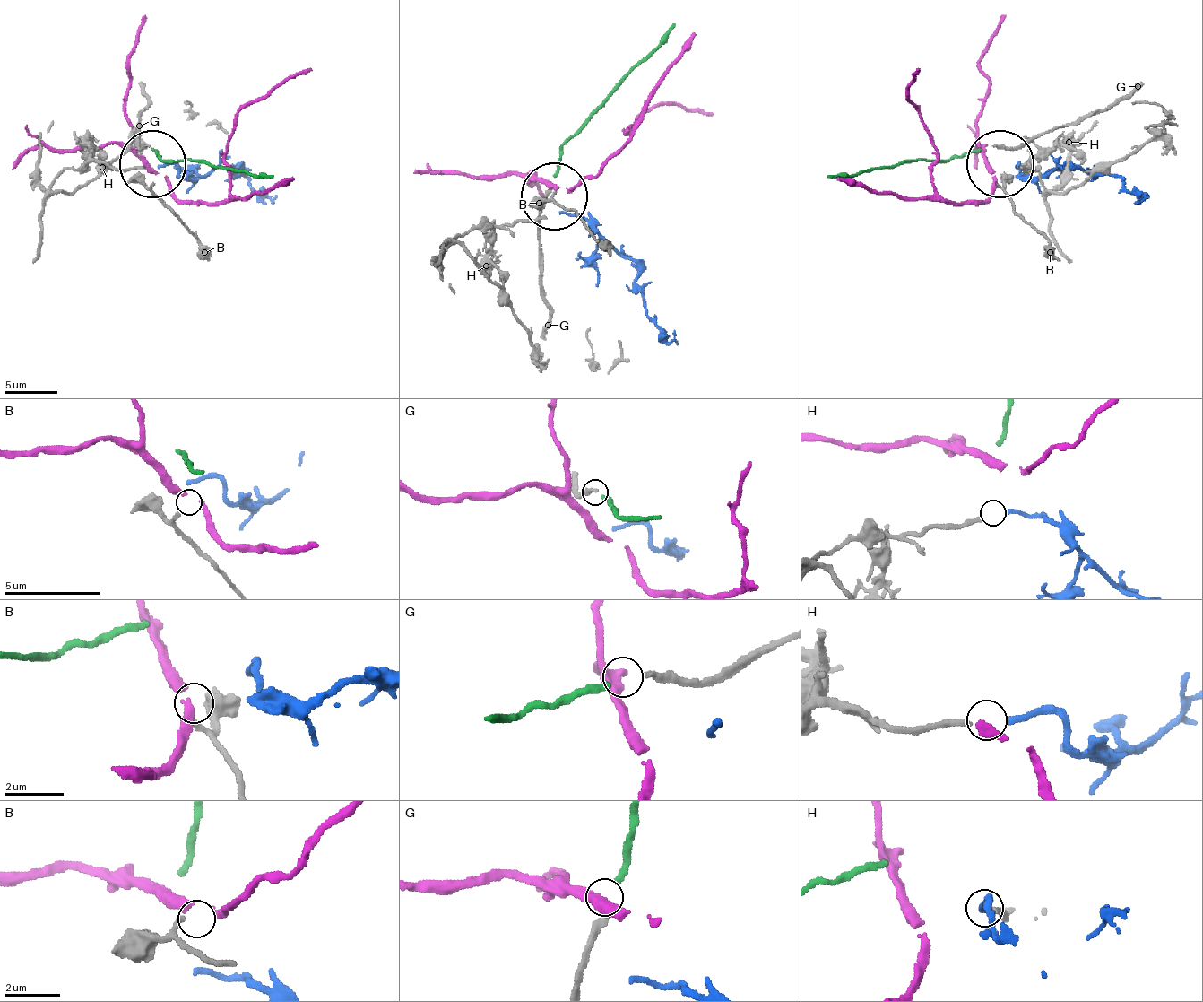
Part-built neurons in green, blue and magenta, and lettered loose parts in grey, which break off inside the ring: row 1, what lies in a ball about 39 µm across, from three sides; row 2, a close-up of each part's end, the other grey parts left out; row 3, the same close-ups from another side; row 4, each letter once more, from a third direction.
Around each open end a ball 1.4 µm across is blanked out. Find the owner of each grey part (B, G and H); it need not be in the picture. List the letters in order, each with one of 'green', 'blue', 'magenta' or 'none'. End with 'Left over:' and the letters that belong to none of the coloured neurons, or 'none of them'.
B: none
G: green
H: blue
Left over: B

